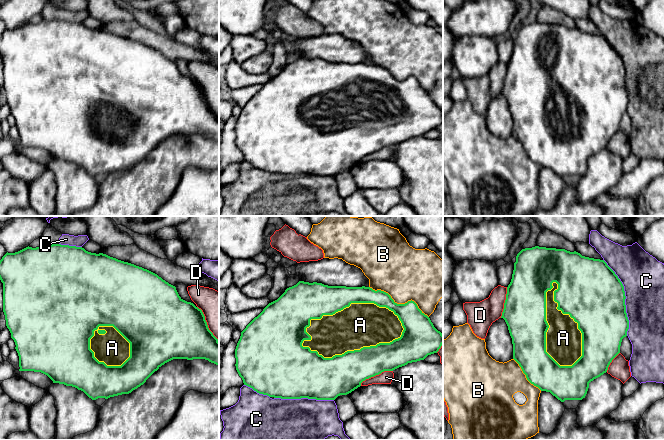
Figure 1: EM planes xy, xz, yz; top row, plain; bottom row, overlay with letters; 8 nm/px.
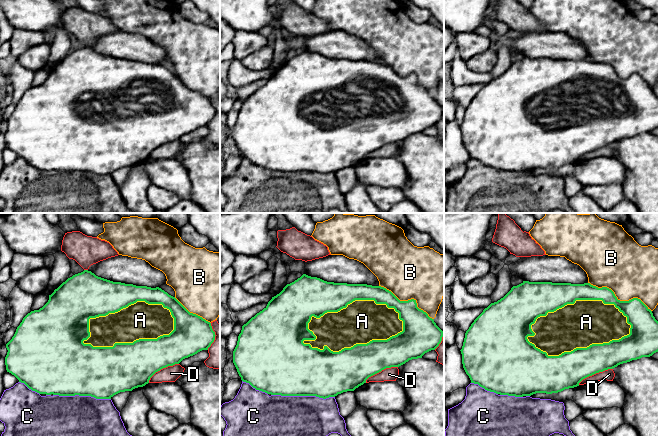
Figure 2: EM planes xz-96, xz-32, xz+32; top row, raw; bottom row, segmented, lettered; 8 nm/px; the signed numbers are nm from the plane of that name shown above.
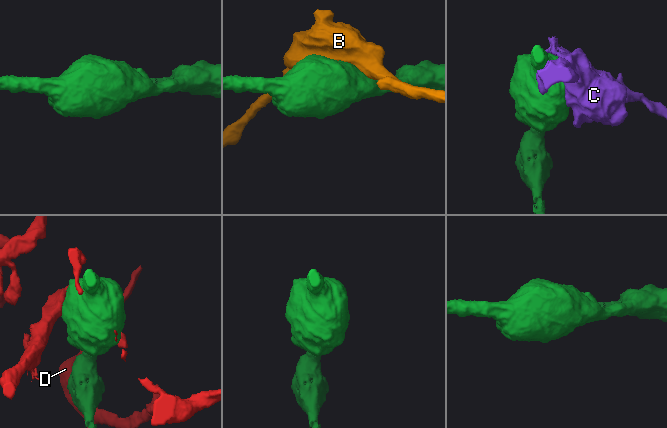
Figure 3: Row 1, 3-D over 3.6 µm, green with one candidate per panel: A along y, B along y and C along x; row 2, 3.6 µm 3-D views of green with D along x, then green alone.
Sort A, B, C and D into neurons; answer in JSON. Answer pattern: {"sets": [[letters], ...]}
{"sets": [["A"], ["B"], ["C"], ["D"]]}

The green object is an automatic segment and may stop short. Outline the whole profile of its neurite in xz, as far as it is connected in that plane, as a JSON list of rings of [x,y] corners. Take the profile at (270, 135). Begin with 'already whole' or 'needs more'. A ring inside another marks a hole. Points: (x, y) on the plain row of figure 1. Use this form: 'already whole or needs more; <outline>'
needs more; [[[299,57],[296,61],[287,64],[277,76],[269,79],[241,108],[235,125],[235,142],[244,161],[259,170],[281,175],[335,176],[338,172],[347,171],[360,163],[366,155],[384,147],[393,147],[408,139],[424,136],[428,131],[437,129],[442,121],[443,110],[434,103],[430,94],[412,76],[405,80],[397,80],[388,69],[381,66],[375,67],[370,63],[328,62],[317,58]]]

